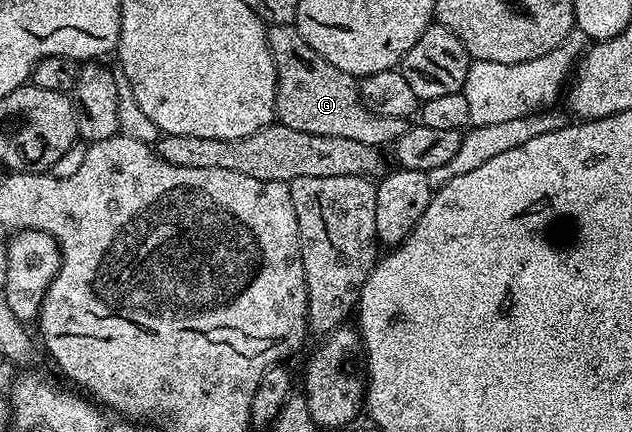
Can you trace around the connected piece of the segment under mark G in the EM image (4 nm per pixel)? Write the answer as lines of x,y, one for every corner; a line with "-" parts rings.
273,24
267,29
268,33
268,49
272,55
272,61
276,67
276,120
279,123
290,126
290,130
302,130
302,134
322,134
326,138
350,138
354,135
352,129
352,96
354,100
354,84
346,73
338,70
338,66
334,66
330,62
326,62
326,58
322,58
322,54
315,52
306,42
306,38
302,38
302,34
297,30
295,24

